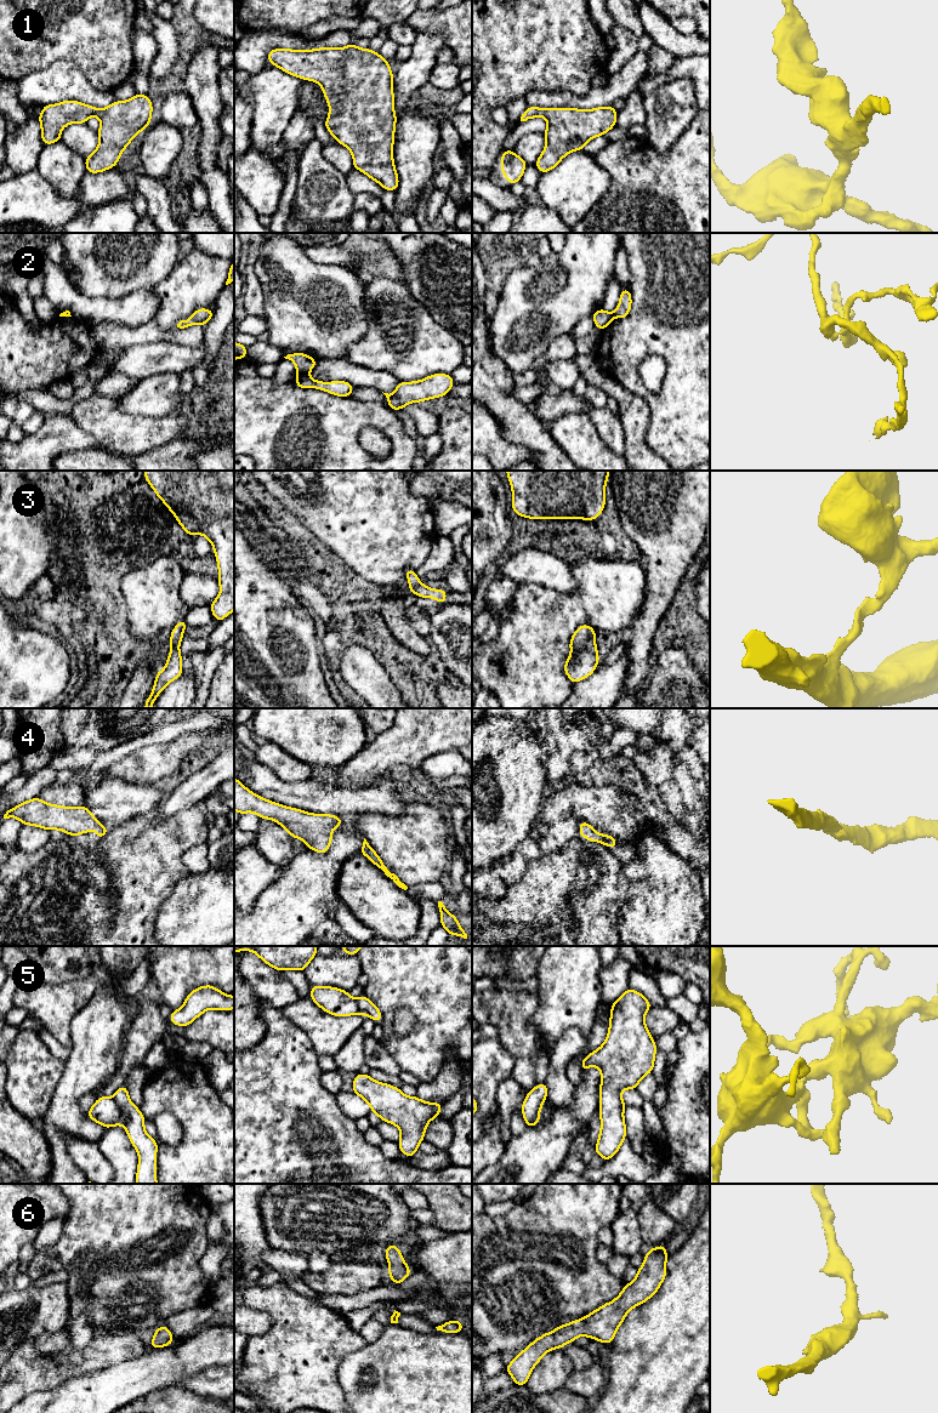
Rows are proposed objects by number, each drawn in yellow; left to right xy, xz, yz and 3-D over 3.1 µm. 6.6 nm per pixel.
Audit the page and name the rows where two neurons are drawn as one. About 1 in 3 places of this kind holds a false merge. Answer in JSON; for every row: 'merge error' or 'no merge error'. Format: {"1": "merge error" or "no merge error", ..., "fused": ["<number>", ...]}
{"1": "no merge error", "2": "merge error", "3": "no merge error", "4": "no merge error", "5": "merge error", "6": "no merge error", "fused": ["2", "5"]}

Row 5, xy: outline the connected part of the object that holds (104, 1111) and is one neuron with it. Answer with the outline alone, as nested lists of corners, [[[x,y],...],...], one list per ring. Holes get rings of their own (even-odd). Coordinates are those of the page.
[[[100,1096],[86,1112],[87,1117],[104,1128],[124,1124],[125,1118],[113,1098]]]

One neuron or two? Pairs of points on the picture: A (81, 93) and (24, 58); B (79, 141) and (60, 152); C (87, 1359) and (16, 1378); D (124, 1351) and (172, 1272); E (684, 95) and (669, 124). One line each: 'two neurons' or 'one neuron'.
A: two neurons
B: two neurons
C: one neuron
D: two neurons
E: one neuron

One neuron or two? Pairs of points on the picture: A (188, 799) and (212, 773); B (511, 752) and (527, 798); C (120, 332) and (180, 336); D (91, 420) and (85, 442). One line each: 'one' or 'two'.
A: one
B: one
C: one
D: two

